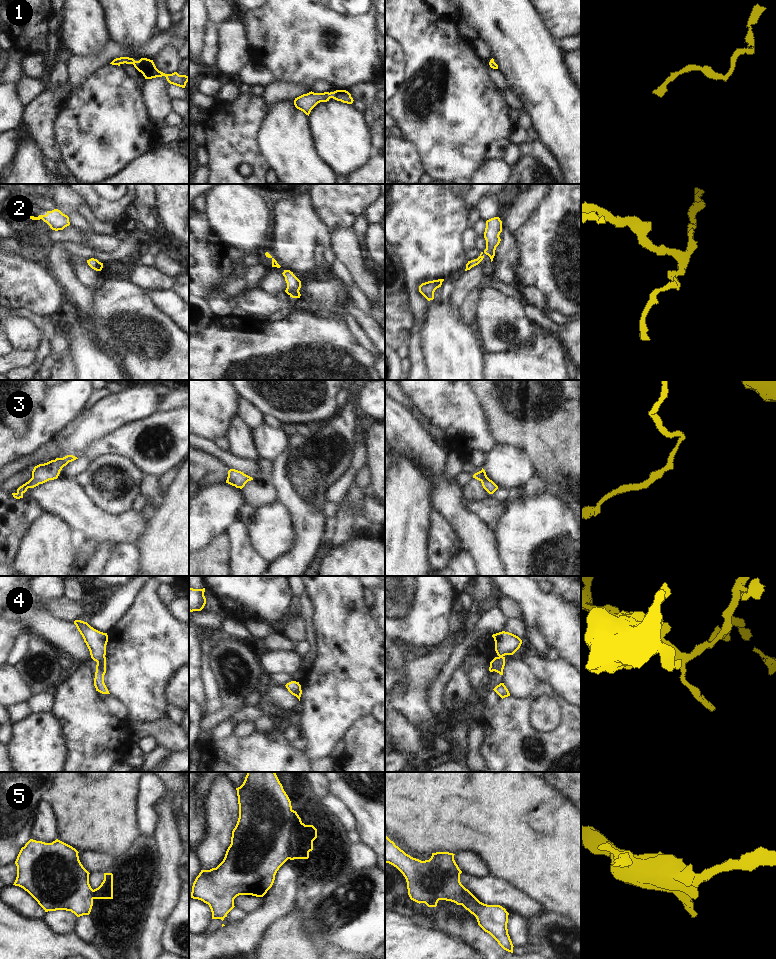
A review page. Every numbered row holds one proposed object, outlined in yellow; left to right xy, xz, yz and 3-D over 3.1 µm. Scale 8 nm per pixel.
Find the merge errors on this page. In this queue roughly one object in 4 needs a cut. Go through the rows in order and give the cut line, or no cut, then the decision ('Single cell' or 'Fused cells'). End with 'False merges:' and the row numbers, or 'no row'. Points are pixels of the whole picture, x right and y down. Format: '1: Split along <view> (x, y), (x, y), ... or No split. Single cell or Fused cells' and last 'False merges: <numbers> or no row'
1: No split. Single cell
2: No split. Single cell
3: No split. Single cell
4: No split. Single cell
5: No split. Single cell
False merges: no row.

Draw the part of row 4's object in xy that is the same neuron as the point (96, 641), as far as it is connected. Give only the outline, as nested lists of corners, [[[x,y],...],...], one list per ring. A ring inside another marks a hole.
[[[75,620],[78,631],[82,635],[86,643],[91,658],[97,662],[94,678],[94,686],[96,691],[102,694],[110,694],[105,683],[104,675],[106,673],[106,645],[108,642],[107,633],[100,632],[91,627],[87,622]]]

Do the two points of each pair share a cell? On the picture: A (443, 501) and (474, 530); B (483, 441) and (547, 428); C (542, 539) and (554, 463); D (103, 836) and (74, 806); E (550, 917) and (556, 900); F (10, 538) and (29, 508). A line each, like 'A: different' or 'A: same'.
A: same
B: different
C: different
D: same
E: different
F: same

